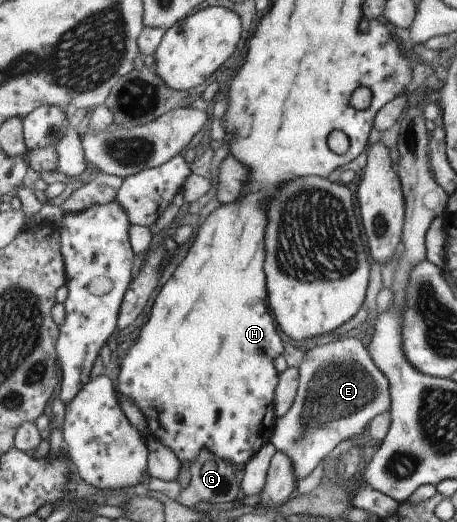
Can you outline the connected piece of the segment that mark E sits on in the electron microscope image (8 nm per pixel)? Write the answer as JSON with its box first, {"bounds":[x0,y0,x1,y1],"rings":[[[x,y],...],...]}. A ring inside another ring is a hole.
{"bounds":[271,338,390,479],"rings":[[[344,338],[315,346],[306,352],[299,369],[296,400],[284,416],[277,416],[271,436],[279,452],[291,458],[298,479],[310,476],[334,444],[362,434],[376,415],[390,412],[388,381],[358,339]]]}

